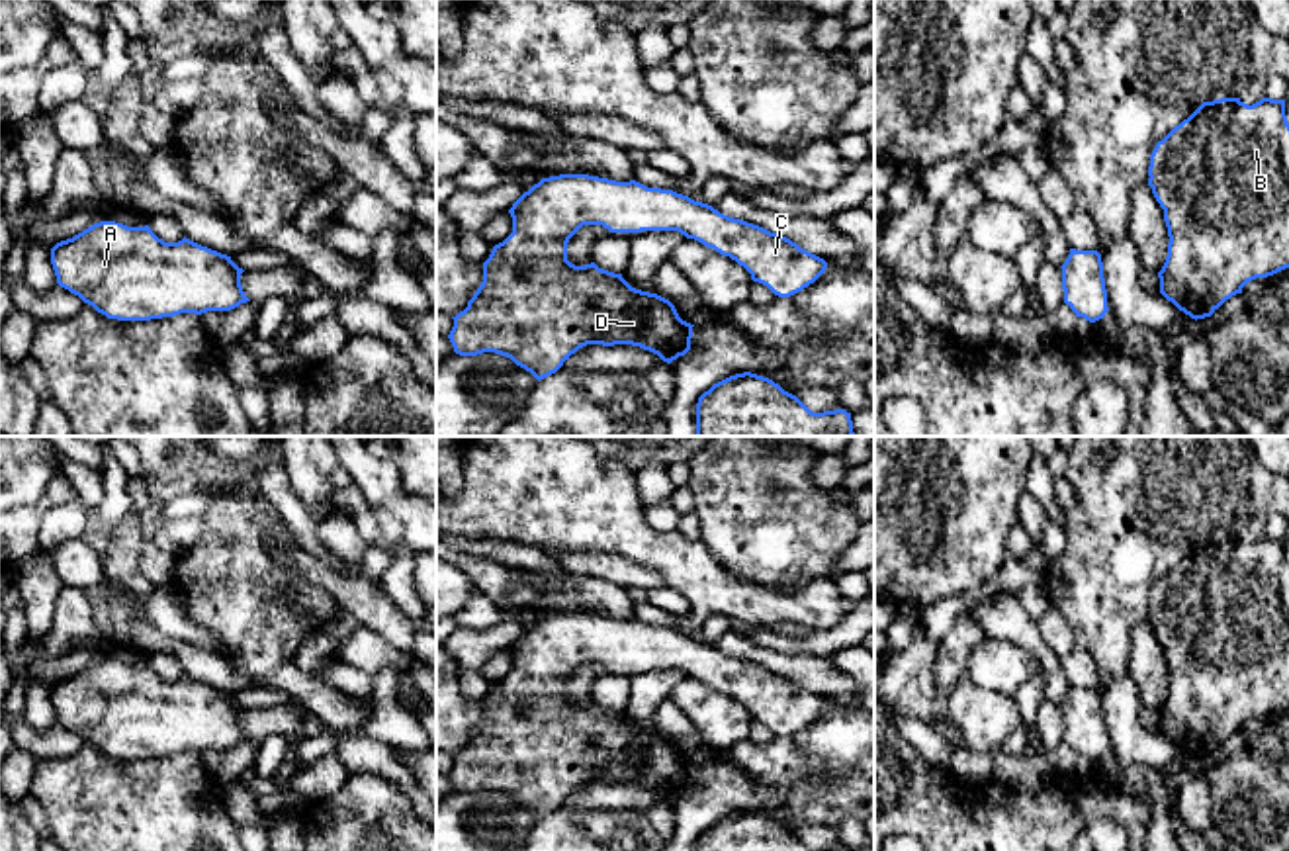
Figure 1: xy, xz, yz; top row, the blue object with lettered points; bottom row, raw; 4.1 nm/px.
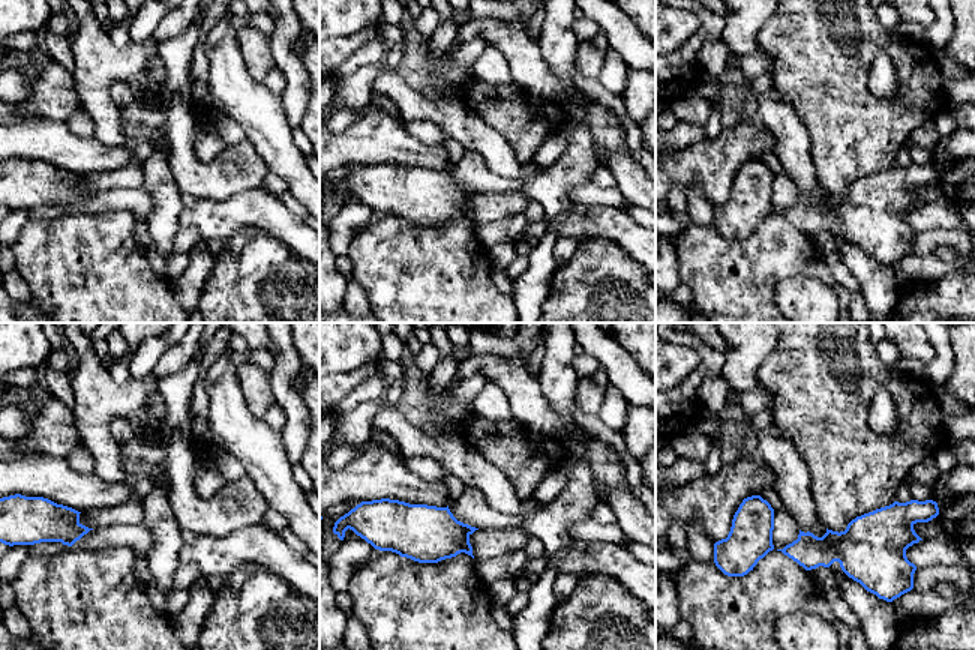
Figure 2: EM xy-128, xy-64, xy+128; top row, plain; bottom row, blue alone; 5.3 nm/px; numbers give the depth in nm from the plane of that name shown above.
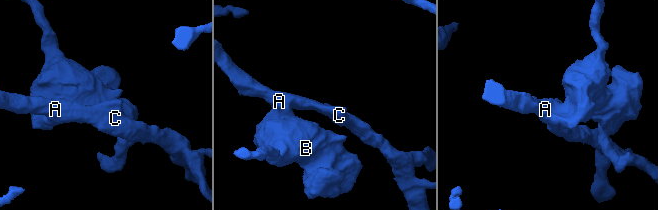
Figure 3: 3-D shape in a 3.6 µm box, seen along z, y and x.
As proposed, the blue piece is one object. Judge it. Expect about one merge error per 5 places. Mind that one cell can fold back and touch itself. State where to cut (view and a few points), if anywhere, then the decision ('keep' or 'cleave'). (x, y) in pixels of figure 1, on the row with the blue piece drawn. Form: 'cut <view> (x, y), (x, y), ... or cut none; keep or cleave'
cut none; keep

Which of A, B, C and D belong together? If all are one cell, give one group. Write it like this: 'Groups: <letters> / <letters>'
Groups: A B C D

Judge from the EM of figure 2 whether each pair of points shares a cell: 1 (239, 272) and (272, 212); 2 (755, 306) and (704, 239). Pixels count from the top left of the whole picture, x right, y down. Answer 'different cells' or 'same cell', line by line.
1: different cells
2: same cell

